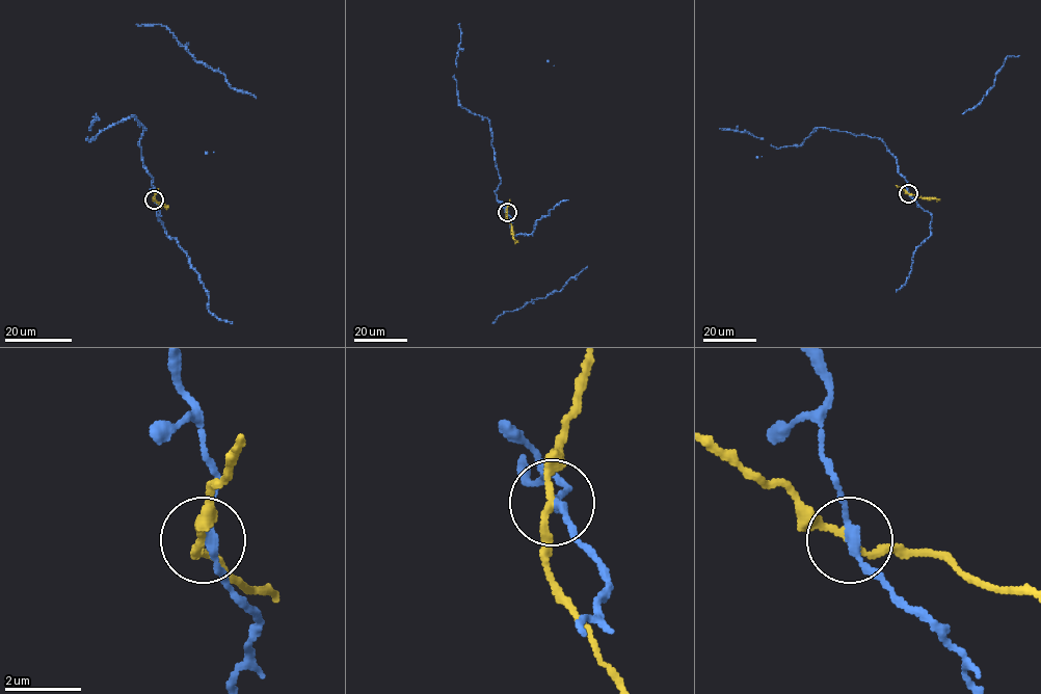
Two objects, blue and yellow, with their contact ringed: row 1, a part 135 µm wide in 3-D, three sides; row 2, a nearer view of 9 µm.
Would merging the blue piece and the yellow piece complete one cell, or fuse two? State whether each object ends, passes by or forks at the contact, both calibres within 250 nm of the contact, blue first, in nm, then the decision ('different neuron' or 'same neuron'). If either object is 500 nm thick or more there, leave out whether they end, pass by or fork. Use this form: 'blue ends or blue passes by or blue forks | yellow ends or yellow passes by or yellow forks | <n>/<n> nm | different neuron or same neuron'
blue passes by | yellow passes by | 220/180 nm | different neuron

